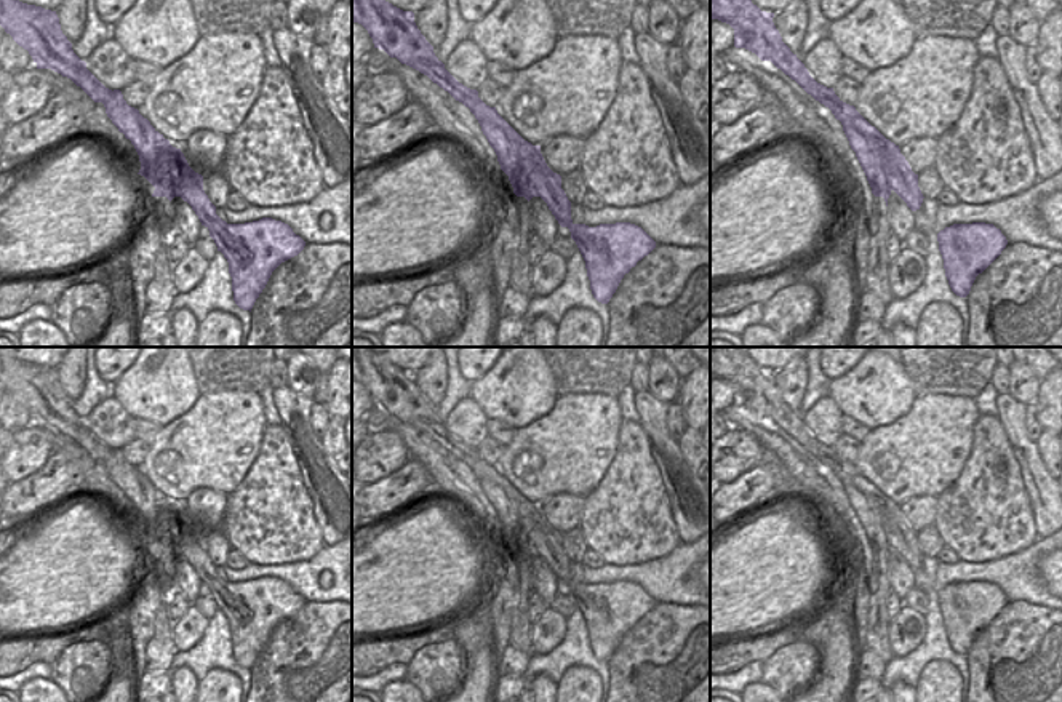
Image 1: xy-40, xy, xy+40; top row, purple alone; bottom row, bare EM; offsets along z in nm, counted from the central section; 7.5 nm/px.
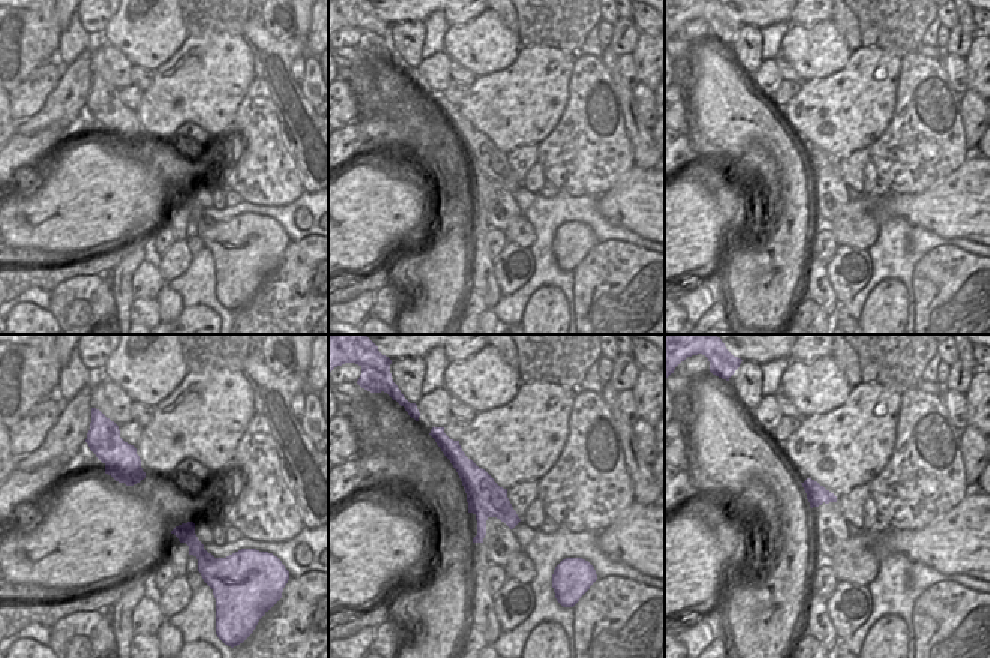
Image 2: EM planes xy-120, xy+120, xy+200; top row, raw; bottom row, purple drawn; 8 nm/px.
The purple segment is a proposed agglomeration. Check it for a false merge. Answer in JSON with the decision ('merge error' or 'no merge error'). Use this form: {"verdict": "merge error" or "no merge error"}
{"verdict": "merge error"}

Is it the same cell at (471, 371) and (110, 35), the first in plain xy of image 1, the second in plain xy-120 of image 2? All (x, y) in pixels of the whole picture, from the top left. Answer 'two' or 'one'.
two

